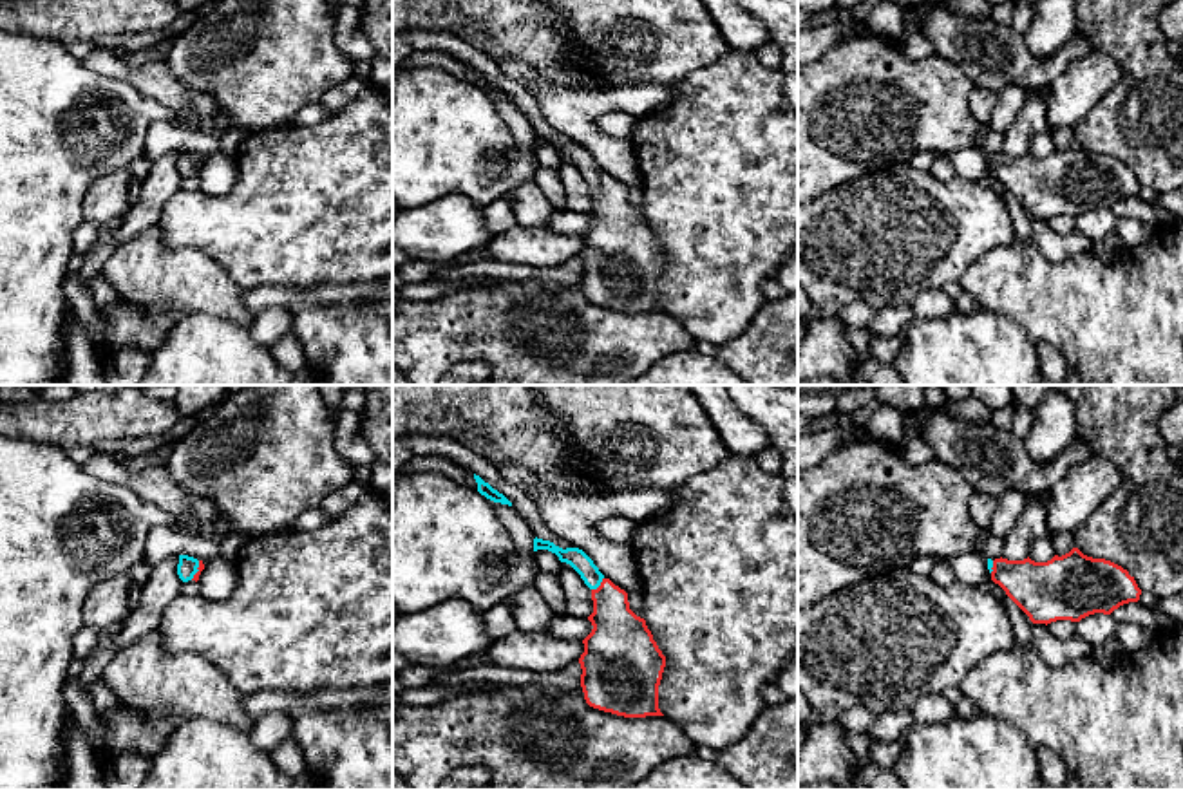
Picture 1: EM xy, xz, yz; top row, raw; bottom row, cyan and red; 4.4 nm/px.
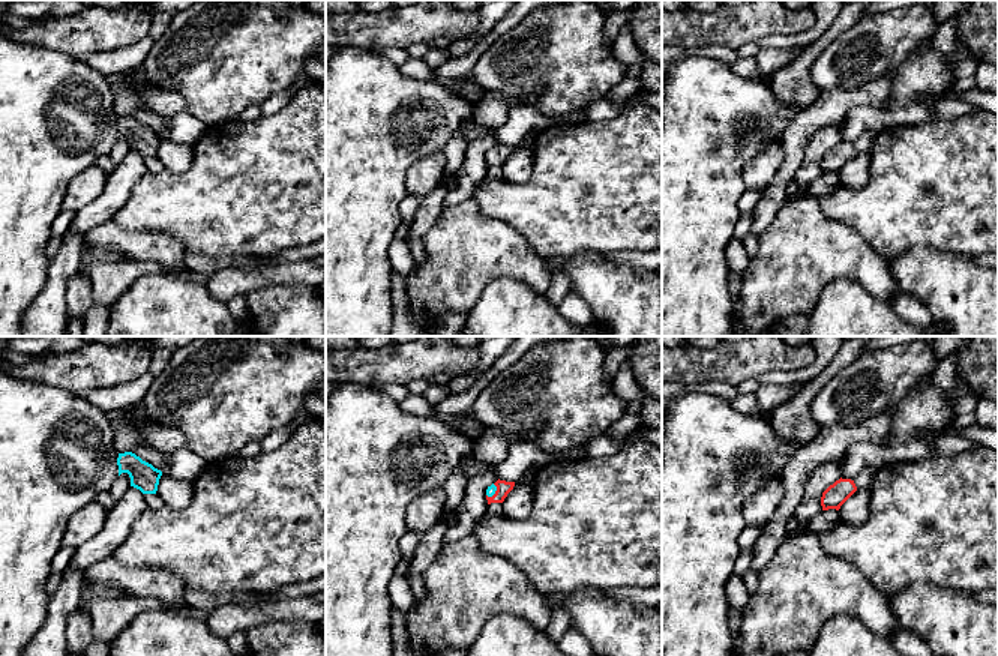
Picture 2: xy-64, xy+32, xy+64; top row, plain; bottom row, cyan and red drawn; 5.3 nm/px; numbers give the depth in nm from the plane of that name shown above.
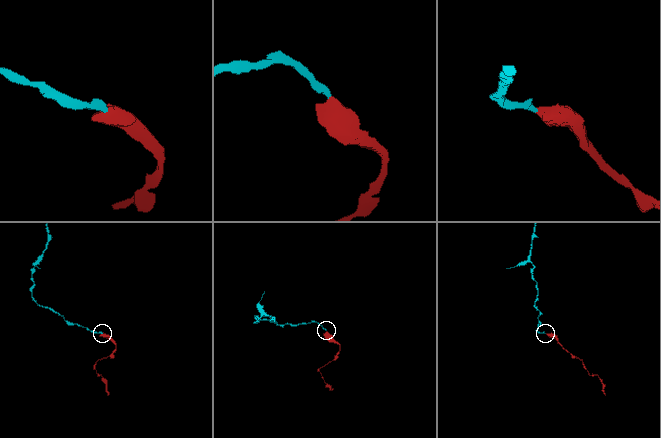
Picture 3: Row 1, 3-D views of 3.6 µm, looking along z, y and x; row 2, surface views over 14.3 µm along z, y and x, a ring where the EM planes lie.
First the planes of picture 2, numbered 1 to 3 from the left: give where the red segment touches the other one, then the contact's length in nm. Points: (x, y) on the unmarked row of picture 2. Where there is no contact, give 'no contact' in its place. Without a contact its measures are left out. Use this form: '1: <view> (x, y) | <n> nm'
1: no contact
2: xy+32 (495, 153) | 90 nm
3: no contact

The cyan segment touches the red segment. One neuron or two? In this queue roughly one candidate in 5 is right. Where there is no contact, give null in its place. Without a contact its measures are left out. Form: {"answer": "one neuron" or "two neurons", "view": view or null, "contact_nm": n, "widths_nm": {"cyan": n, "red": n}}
{"answer": "one neuron", "view": "xz", "contact_nm": 80, "widths_nm": {"cyan": 90, "red": 240}}

